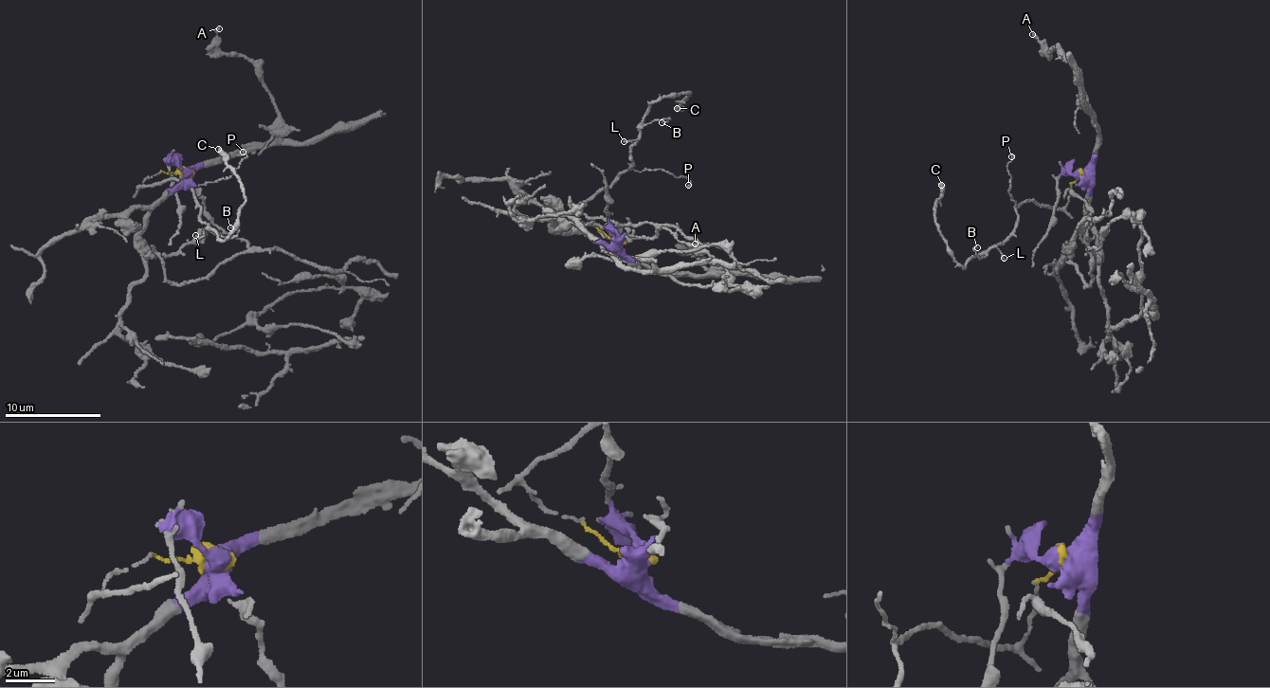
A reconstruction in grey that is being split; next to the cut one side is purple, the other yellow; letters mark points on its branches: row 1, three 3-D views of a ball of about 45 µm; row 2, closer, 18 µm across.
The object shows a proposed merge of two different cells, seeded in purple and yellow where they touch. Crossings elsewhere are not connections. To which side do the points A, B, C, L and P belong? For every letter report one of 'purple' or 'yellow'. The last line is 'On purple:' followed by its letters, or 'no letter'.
A: purple
B: yellow
C: yellow
L: yellow
P: yellow
On purple: A

